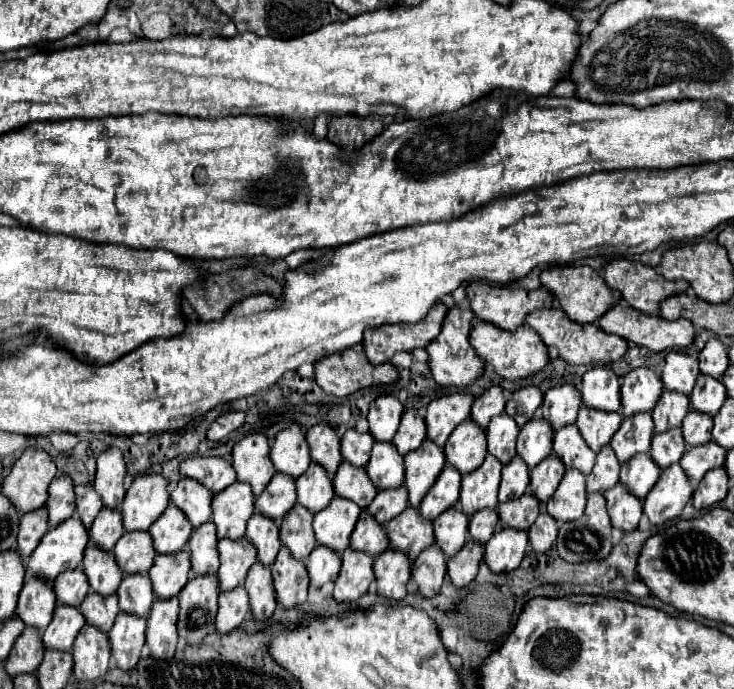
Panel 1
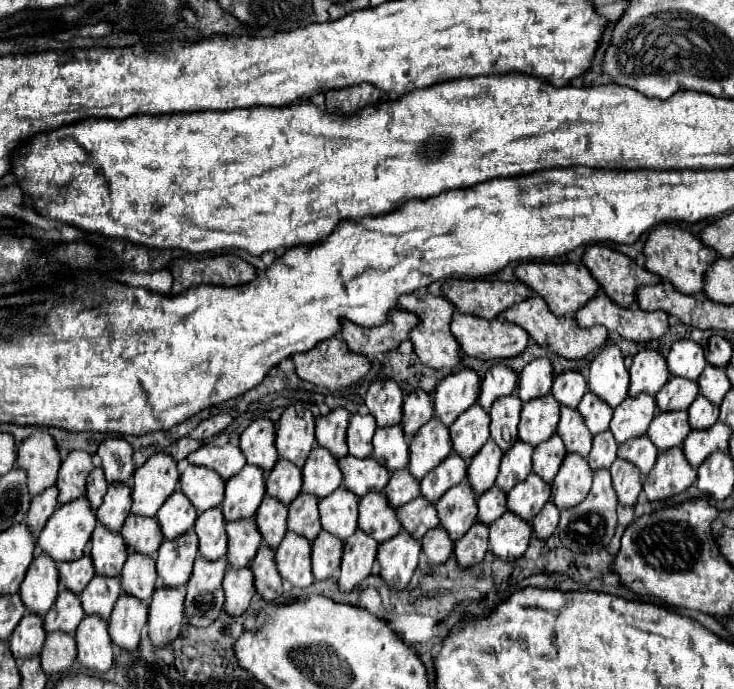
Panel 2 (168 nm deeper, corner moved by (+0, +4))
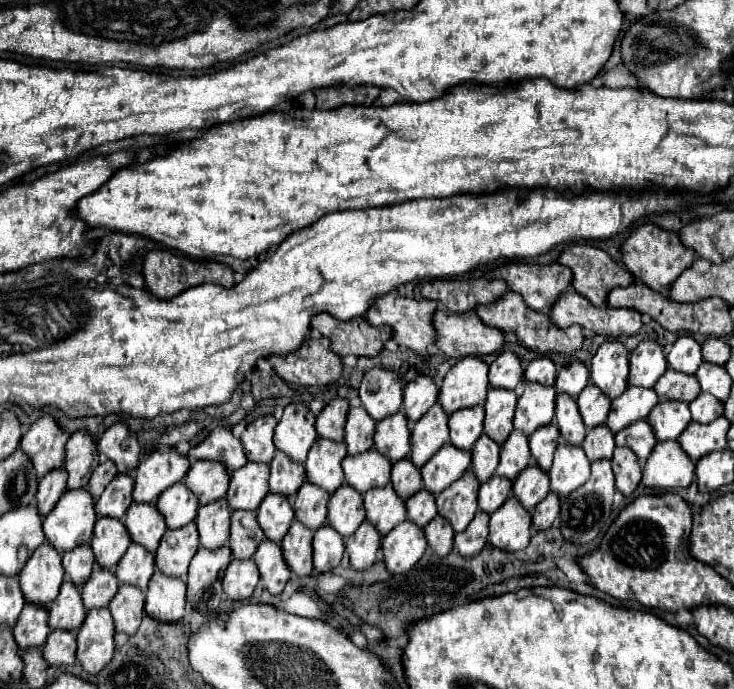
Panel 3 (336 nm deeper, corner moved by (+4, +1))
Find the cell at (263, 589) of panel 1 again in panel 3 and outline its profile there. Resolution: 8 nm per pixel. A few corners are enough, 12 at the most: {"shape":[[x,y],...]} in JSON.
{"shape":[[262,540],[254,554],[260,580],[278,596],[292,576],[280,544]]}

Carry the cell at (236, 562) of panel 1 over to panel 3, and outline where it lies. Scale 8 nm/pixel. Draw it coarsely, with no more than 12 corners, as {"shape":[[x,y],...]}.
{"shape":[[232,512],[230,550],[252,558],[264,532],[256,512]]}

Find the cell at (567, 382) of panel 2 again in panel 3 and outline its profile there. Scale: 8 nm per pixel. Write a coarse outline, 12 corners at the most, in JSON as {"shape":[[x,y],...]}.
{"shape":[[574,360],[558,372],[558,392],[576,398],[590,380],[586,364]]}

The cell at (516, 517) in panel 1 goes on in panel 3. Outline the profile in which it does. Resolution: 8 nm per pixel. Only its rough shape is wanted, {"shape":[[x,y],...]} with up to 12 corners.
{"shape":[[538,464],[514,478],[514,496],[532,510],[550,490]]}

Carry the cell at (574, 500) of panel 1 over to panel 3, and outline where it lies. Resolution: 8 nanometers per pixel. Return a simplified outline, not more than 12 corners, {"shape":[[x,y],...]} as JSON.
{"shape":[[560,444],[548,472],[552,492],[568,496],[590,476],[582,446]]}

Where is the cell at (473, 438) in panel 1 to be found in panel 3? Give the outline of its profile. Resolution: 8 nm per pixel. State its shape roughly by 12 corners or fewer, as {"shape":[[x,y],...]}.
{"shape":[[482,406],[450,416],[450,442],[472,450],[482,434]]}

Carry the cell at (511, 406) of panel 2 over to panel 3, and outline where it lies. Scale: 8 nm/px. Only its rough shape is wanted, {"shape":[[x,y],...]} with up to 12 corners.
{"shape":[[490,388],[484,432],[500,446],[514,430],[514,390]]}

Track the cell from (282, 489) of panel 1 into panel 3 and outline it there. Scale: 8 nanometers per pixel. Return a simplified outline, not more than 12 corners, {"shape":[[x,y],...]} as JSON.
{"shape":[[276,452],[270,492],[292,496],[304,484],[304,466]]}

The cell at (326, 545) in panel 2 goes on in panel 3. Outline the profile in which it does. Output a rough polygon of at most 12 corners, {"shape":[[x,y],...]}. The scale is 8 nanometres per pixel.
{"shape":[[324,524],[314,532],[314,568],[334,570],[344,540]]}

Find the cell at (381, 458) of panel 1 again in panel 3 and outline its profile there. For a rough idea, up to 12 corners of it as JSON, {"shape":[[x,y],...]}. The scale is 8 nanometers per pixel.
{"shape":[[404,412],[376,422],[374,446],[390,462],[410,454]]}

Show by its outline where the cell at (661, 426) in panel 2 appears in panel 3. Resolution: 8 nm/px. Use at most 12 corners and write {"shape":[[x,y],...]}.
{"shape":[[658,402],[648,416],[658,440],[676,440],[692,416],[688,404]]}

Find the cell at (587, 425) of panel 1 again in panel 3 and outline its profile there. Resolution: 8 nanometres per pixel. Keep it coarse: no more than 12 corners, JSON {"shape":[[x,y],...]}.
{"shape":[[588,384],[576,398],[588,428],[606,422],[610,398]]}

